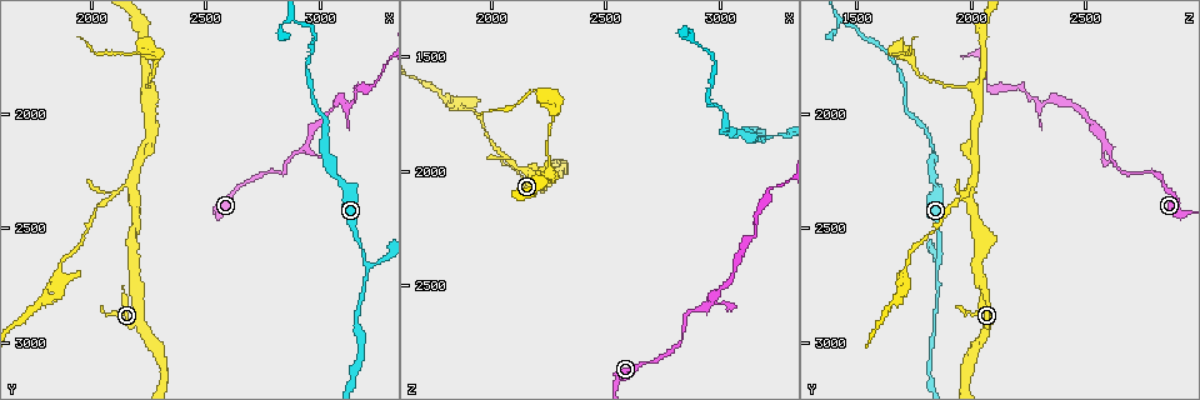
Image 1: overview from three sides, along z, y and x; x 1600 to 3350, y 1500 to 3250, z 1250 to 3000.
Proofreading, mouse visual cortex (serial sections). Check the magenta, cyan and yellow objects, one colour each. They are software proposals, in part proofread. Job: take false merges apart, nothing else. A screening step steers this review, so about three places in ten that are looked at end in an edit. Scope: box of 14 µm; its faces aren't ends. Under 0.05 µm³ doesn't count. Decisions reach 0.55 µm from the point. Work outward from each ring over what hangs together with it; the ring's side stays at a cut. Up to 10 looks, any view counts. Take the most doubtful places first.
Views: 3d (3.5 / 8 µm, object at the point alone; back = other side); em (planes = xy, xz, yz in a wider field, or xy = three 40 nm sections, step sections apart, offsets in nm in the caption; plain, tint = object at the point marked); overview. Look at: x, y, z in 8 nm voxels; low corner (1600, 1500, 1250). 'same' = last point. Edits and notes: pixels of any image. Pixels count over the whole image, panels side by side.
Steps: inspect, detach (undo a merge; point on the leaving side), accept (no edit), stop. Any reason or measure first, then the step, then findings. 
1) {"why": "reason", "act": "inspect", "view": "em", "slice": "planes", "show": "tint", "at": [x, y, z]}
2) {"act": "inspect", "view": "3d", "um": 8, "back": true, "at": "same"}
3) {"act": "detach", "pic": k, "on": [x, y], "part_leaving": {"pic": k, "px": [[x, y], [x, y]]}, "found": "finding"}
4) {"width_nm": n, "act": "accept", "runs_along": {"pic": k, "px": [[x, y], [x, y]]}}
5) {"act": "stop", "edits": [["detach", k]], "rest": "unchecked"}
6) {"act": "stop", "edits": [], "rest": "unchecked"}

{"why": "a fork", "act": "inspect", "view": "3d", "um": 3.5, "back": true, "at": [2180, 2330, 1990]}

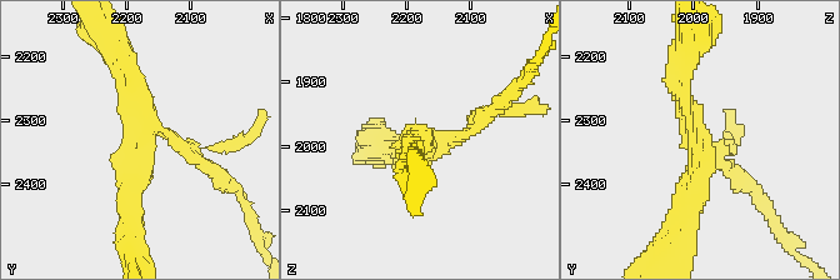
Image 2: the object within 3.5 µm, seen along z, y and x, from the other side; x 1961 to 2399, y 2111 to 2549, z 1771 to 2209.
{"arms": 3, "arm_widths_nm": [200, 250, 300], "act": "inspect", "view": "em", "slice": "xy", "step": 1, "show": "tint", "at": [2170, 2325, 2000]}

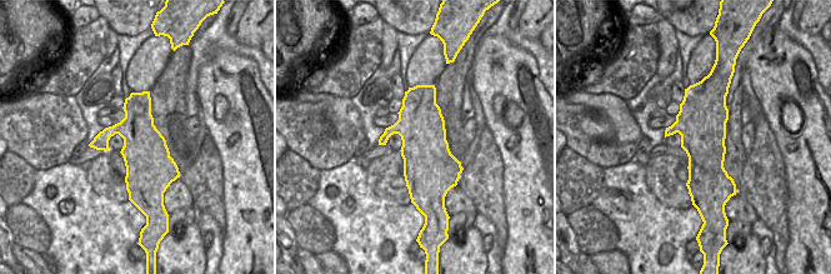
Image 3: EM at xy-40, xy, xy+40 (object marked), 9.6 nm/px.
{"why": "cut it another way", "act": "inspect", "view": "em", "slice": "planes", "show": "tint", "at": "same"}

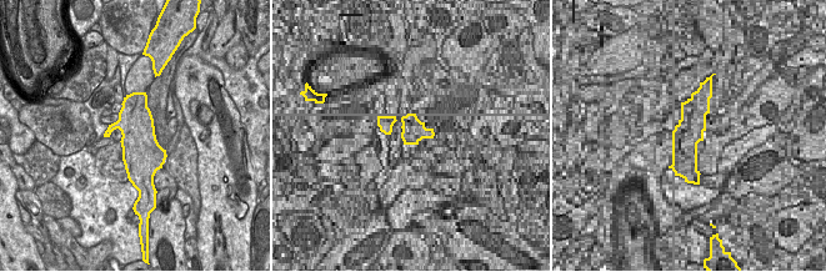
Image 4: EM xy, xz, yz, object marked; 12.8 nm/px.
{"act": "accept", "runs_along": {"pic": 2, "px": [[133, 216], [144, 101], [121, 64]]}, "found": "all the same cell"}

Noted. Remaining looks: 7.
{"why": "sharp bend", "act": "inspect", "view": "3d", "um": 3.5, "at": [3230, 1870, 2070]}

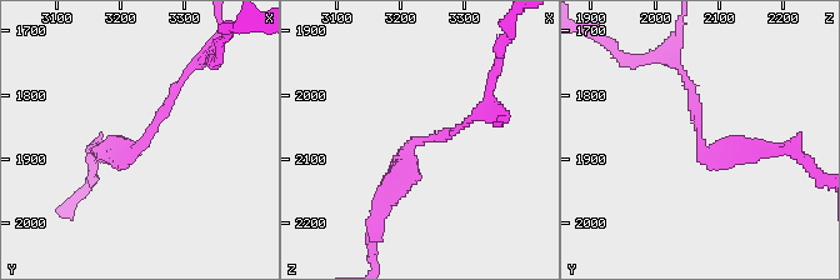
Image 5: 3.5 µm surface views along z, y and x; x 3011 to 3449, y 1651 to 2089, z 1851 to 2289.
{"arm_widths_nm": [150, 250], "why": "need the tissue", "act": "inspect", "view": "em", "slice": "xy", "step": 5, "show": "tint", "at": [3230, 1880, 2070]}

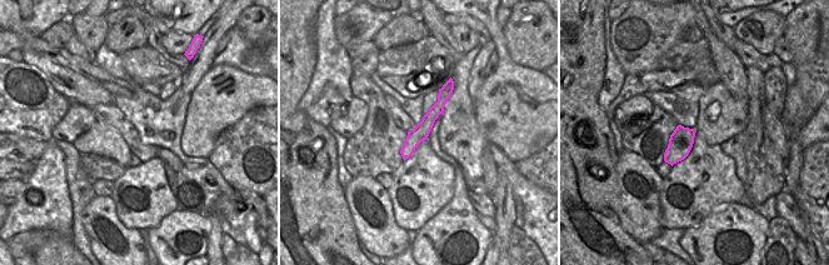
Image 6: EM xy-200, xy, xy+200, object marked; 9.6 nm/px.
{"act": "accept", "runs_along": {"pic": 6, "px": [[447, 88], [405, 155]]}, "found": "continuous, no second cell"}

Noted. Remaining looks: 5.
{"why": "sharp bend", "act": "inspect", "view": "3d", "um": 3.5, "at": [3190, 2650, 1860]}

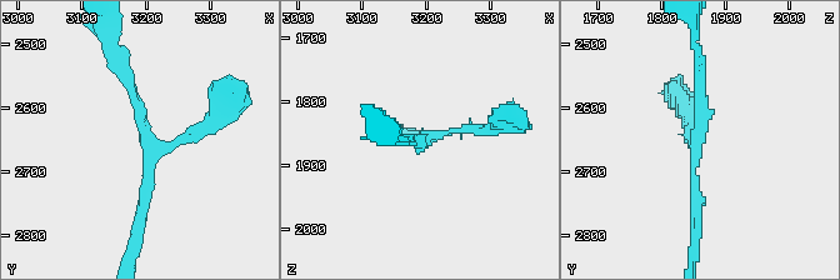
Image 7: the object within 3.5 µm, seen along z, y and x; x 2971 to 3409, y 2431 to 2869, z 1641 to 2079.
{"arms": 3, "arm_widths_nm": [150, 150, 150], "act": "inspect", "view": "em", "slice": "xy", "step": 5, "show": "tint", "at": [3205, 2655, 1855]}

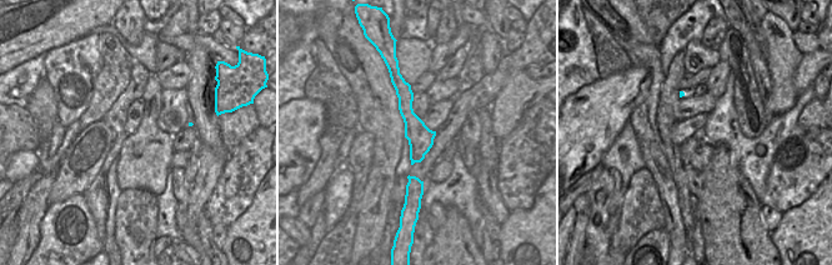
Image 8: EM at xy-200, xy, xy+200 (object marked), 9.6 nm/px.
{"act": "accept", "runs_along": {"pic": 8, "px": [[397, 85], [417, 134], [417, 159]]}, "found": "continuous, no second cell"}

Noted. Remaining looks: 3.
{"why": "sudden change in width", "act": "inspect", "view": "3d", "um": 3.5, "at": [2250, 1890, 1940]}

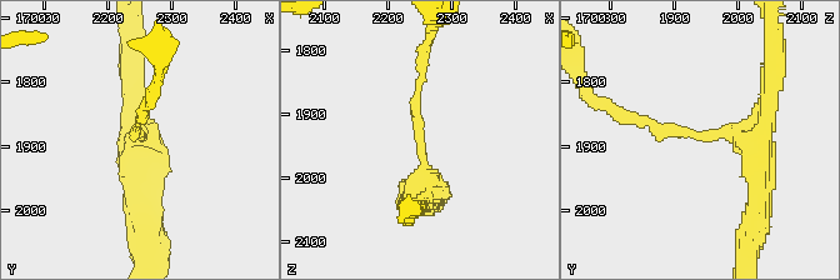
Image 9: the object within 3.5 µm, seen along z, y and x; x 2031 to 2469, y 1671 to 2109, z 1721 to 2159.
{"why": "need the tissue", "act": "inspect", "view": "em", "slice": "xy", "step": 2, "show": "tint", "at": [2255, 1885, 1930]}

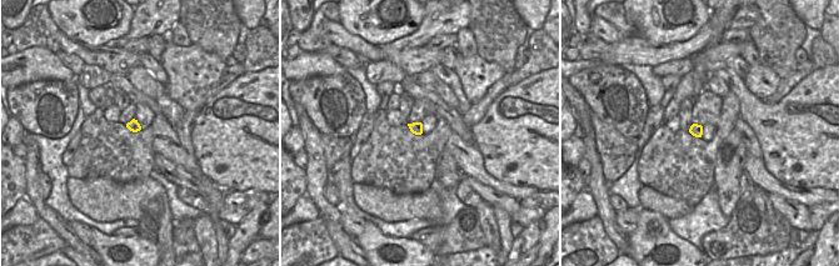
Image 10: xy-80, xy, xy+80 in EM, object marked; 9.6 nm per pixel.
{"act": "accept", "runs_along": {"pic": 9, "px": [[761, 160], [746, 138], [660, 130], [615, 110]]}, "found": "all the same cell"}

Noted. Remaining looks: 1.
{"act": "stop", "edits": [], "rest": "unchecked"}

